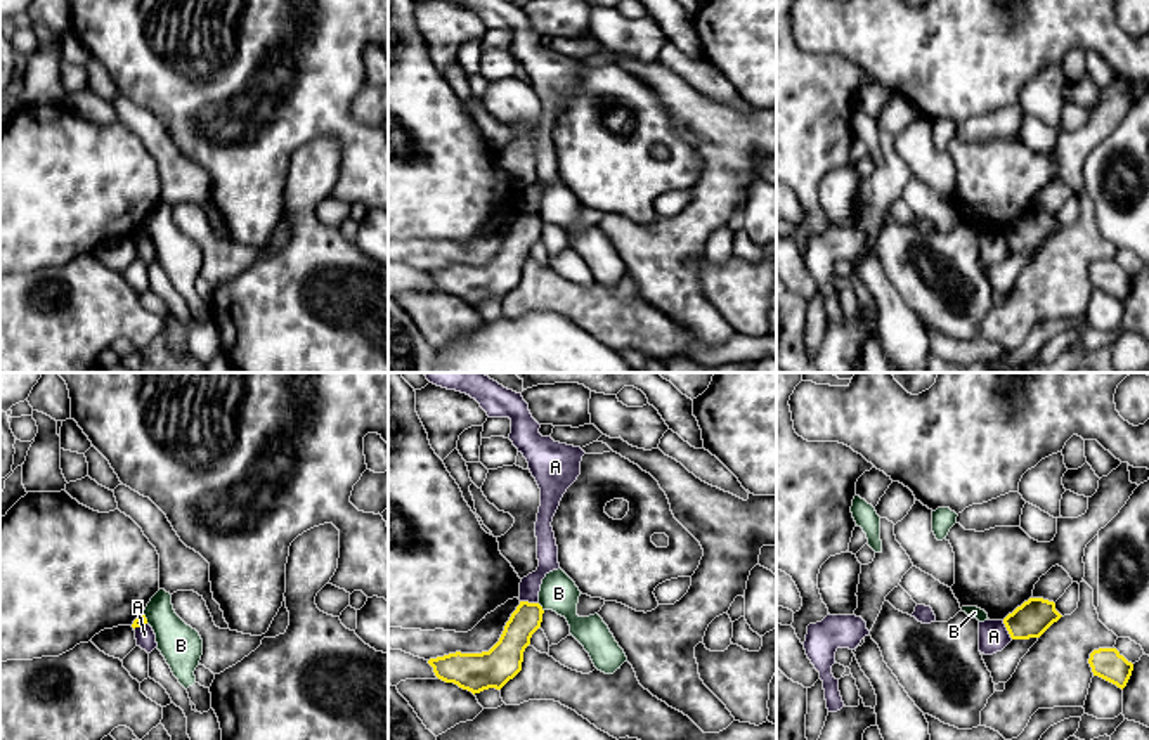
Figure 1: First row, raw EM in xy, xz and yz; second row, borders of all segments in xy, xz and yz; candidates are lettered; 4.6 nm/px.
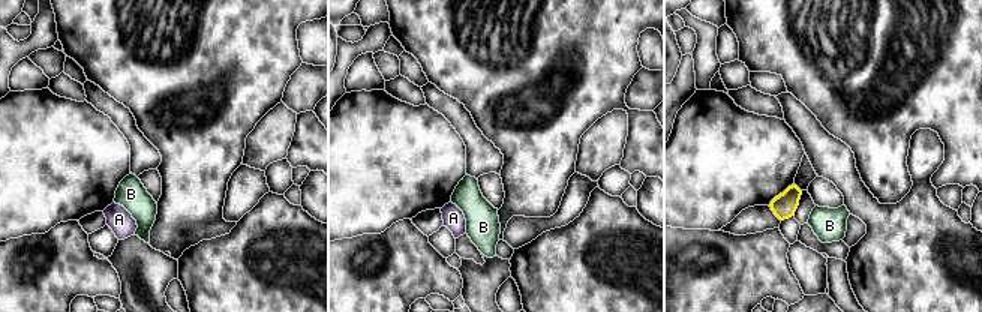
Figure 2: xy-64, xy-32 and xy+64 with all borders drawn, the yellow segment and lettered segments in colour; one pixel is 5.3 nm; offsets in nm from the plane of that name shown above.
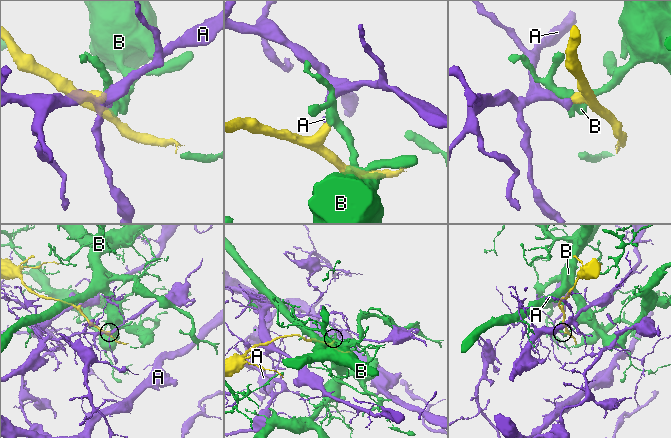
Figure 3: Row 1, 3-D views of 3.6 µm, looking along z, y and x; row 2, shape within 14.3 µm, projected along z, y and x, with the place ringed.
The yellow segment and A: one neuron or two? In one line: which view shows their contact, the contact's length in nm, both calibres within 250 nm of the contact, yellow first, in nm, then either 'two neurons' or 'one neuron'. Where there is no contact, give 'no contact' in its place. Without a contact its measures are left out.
xz | 90 nm | 140/100 nm | two neurons

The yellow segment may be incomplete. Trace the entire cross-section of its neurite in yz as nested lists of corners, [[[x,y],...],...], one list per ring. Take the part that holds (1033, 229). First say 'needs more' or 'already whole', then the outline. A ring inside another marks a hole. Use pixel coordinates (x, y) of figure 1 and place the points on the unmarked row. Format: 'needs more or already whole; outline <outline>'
already whole; outline [[[1029,210],[1003,230],[1012,251],[1040,250],[1062,227],[1055,215],[1043,210]]]

